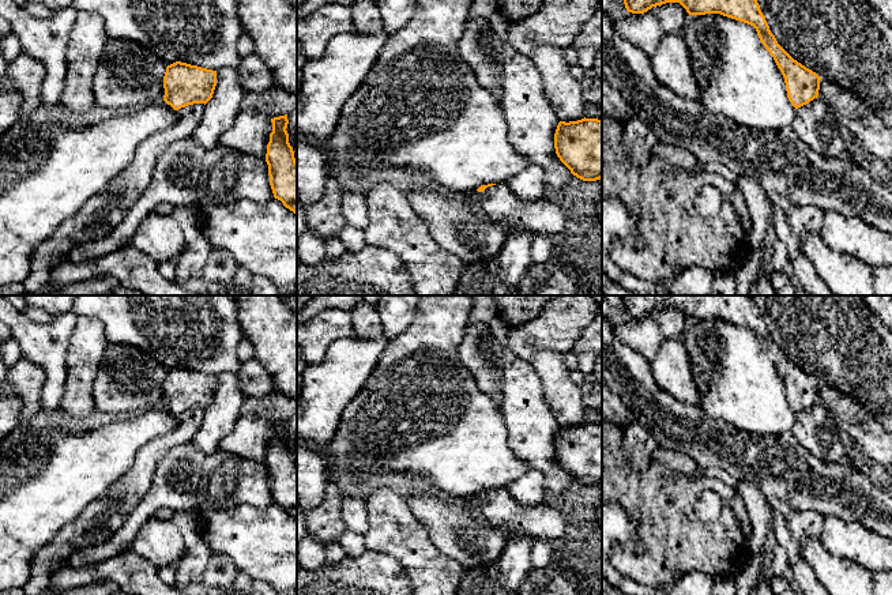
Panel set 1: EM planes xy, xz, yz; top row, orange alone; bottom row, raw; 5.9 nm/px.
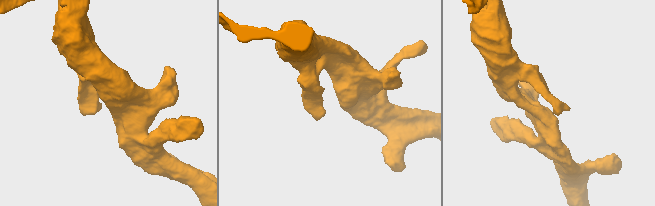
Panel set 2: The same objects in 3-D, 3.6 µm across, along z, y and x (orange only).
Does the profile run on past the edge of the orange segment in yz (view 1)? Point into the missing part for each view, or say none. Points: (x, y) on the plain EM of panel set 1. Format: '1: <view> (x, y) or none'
1: none

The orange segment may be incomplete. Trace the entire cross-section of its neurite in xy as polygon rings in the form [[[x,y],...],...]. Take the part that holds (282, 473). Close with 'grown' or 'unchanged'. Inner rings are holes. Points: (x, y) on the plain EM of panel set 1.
[[[287,419],[271,423],[272,437],[267,449],[270,490],[274,502],[297,519],[297,466],[286,436]]]; unchanged

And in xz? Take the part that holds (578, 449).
[[[602,425],[560,426],[554,438],[560,466],[583,486],[602,483]]]; unchanged

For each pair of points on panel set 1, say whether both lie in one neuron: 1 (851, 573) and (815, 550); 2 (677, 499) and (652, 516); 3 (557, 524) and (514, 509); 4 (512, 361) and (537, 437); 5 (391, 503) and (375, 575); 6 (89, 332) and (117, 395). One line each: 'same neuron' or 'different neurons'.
1: same neuron
2: same neuron
3: same neuron
4: same neuron
5: different neurons
6: different neurons

